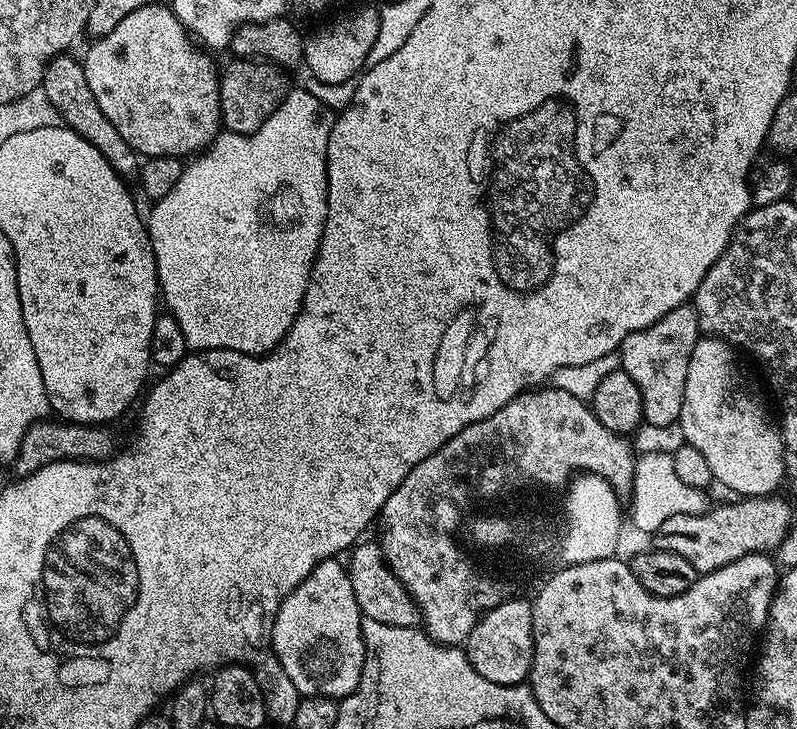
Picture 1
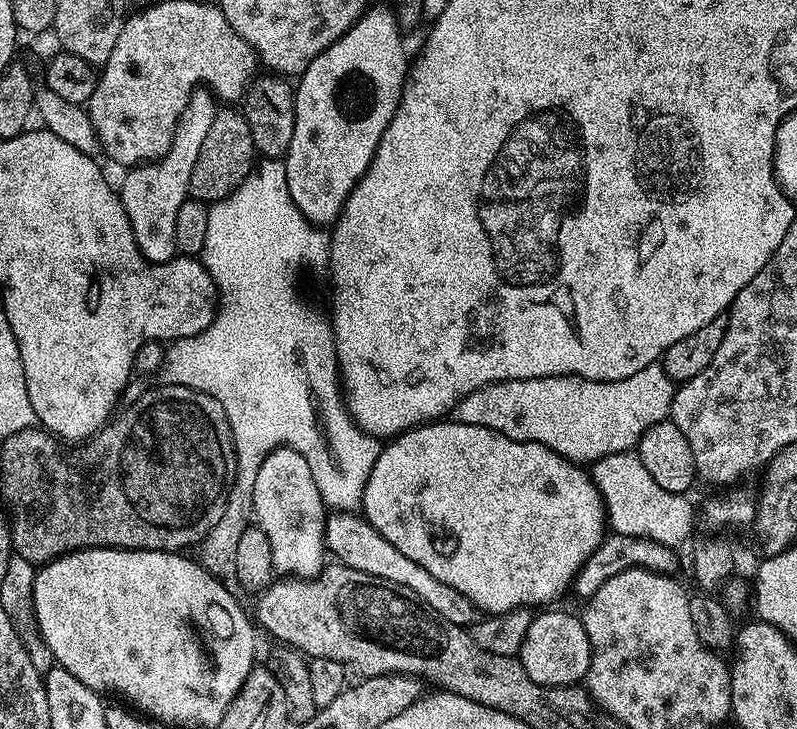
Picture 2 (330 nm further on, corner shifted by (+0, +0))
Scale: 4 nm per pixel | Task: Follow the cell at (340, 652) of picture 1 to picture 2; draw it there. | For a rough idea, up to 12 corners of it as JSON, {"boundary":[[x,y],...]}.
{"boundary":[[276,448],[254,478],[255,527],[284,578],[326,567],[326,509],[306,458]]}

